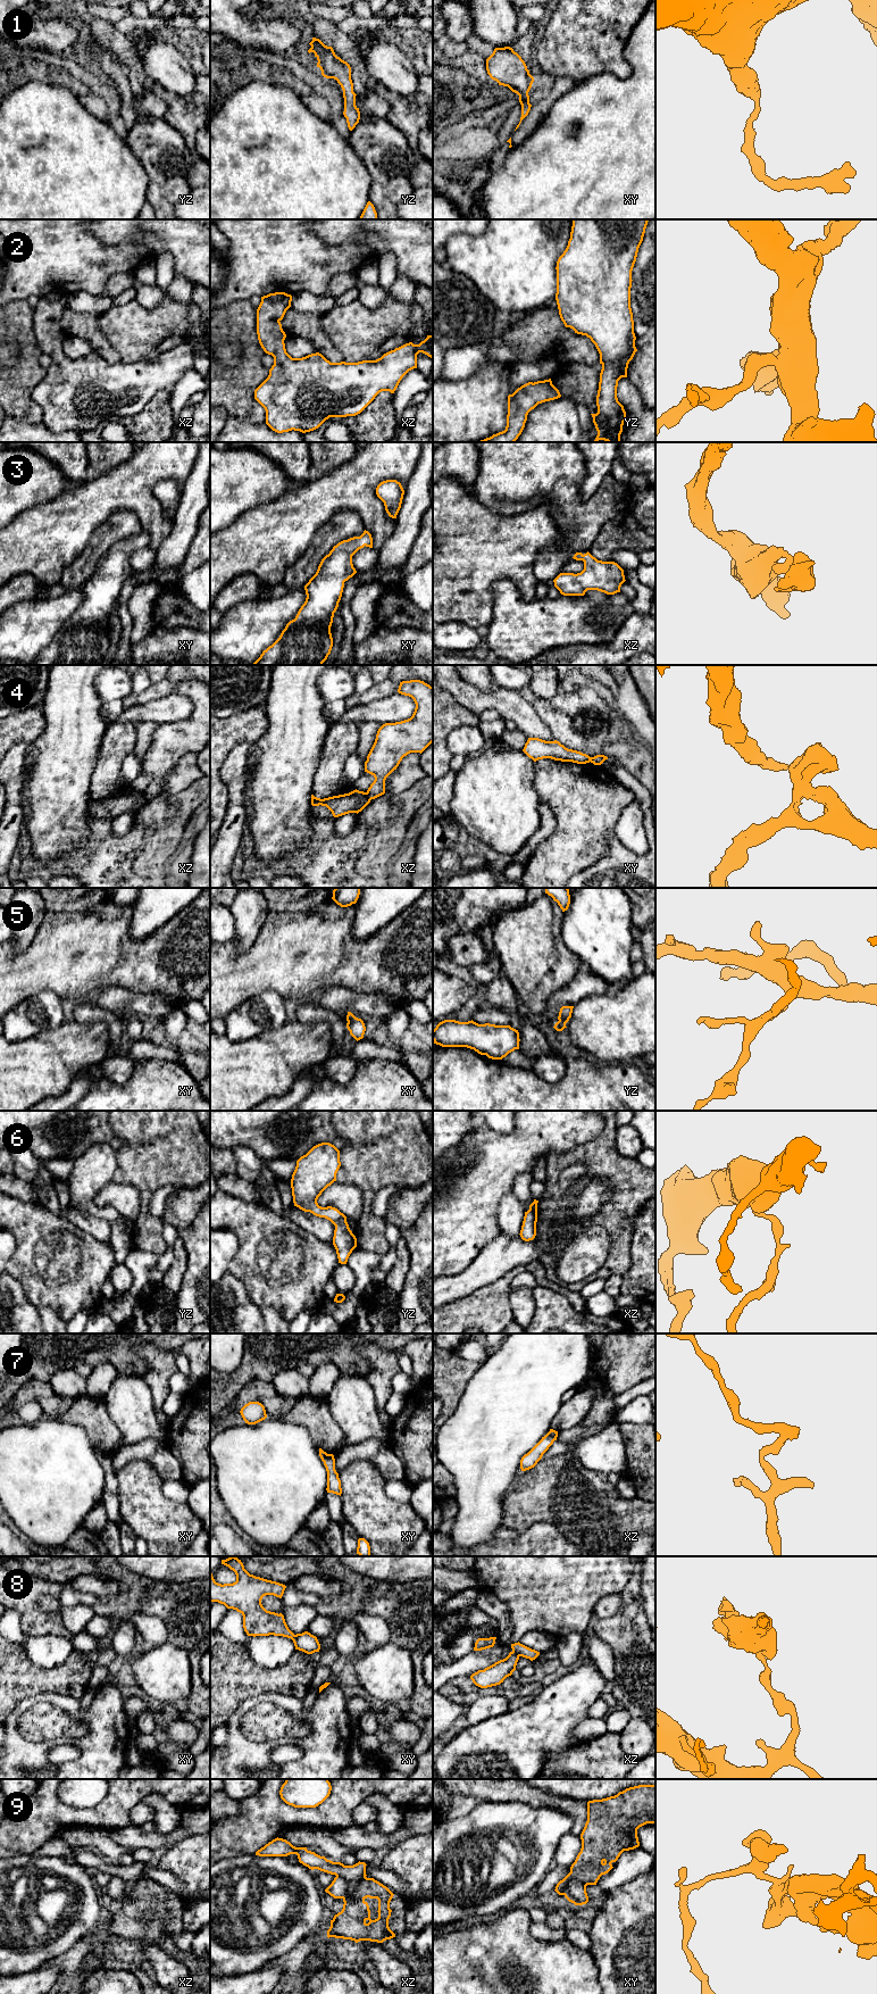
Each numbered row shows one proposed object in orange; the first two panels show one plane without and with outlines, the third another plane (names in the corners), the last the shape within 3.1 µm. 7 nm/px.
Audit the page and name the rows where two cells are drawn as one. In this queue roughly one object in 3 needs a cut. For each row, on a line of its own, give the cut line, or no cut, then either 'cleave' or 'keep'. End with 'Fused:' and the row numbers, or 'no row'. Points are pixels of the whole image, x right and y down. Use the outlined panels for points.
1: no cut | keep
2: no cut | keep
3: no cut | keep
4: xz (366, 792), (370, 799) | cleave
5: no cut | keep
6: no cut | keep
7: no cut | keep
8: xz (512, 1650), (519, 1655) | cleave
9: xz (336, 1875), (348, 1882), (351, 1892), (365, 1877) | cleave
Fused: 4, 8, 9

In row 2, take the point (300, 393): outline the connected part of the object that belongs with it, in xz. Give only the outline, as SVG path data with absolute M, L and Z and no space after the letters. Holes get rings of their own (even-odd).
M275 292L261 297L257 309L257 334L264 351L274 357L274 365L269 369L268 377L254 390L254 399L266 410L266 424L275 432L300 431L302 433L318 429L329 417L346 417L360 414L382 391L394 393L402 377L411 369L417 368L417 355L423 352L433 358L433 335L419 344L406 343L394 350L384 354L376 360L362 360L358 363L331 363L321 354L316 352L302 358L292 358L285 349L285 332L281 321L291 307L292 296L285 292Z

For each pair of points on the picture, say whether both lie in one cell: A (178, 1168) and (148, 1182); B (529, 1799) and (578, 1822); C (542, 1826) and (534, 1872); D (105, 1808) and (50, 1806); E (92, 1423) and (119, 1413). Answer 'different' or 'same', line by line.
A: same
B: same
C: same
D: same
E: different

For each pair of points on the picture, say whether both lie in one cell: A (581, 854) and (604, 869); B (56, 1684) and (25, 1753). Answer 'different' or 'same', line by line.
A: different
B: different

